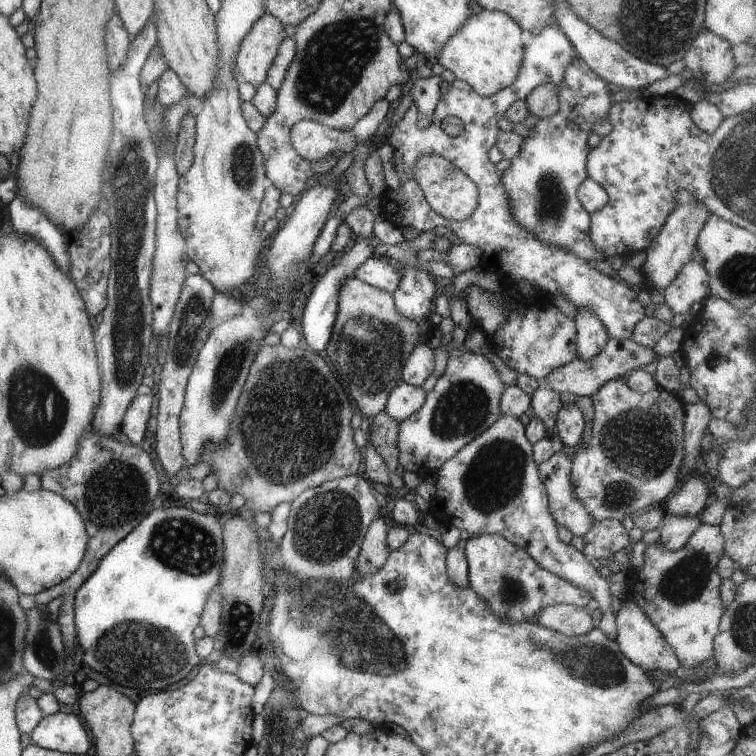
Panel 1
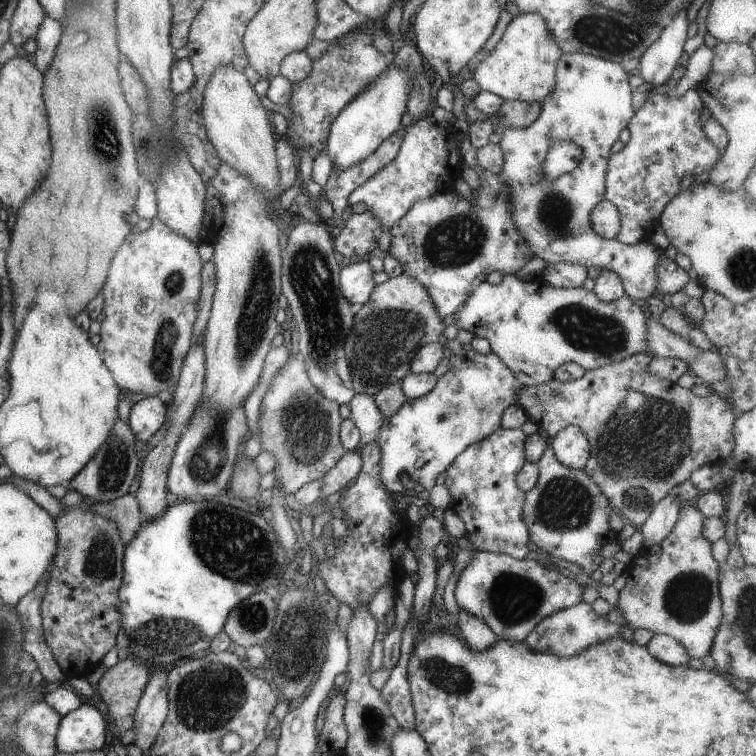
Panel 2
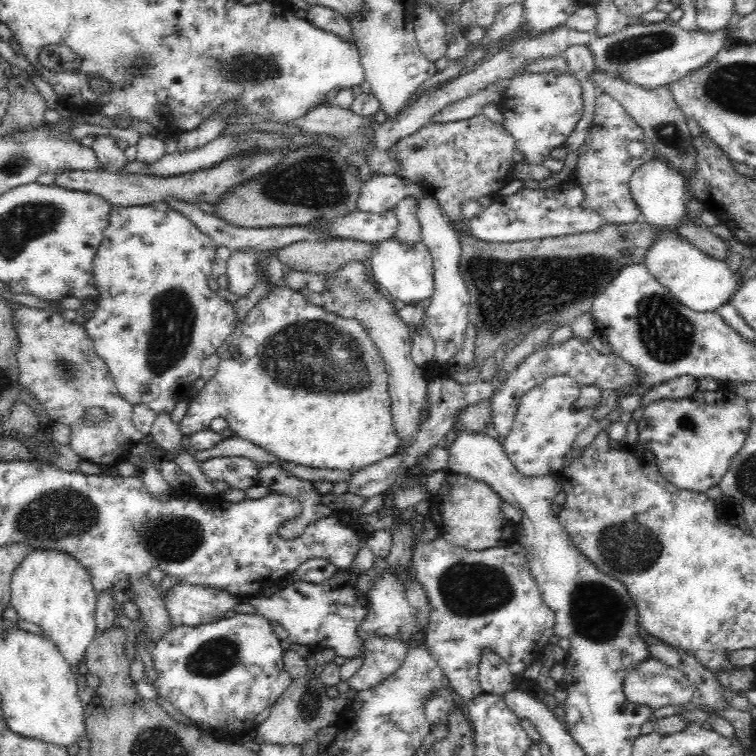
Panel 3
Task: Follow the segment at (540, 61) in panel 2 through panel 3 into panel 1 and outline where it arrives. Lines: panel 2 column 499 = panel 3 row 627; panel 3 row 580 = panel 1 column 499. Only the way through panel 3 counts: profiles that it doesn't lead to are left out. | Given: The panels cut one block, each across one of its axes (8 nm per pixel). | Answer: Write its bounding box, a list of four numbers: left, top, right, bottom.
[437,9,523,97]

